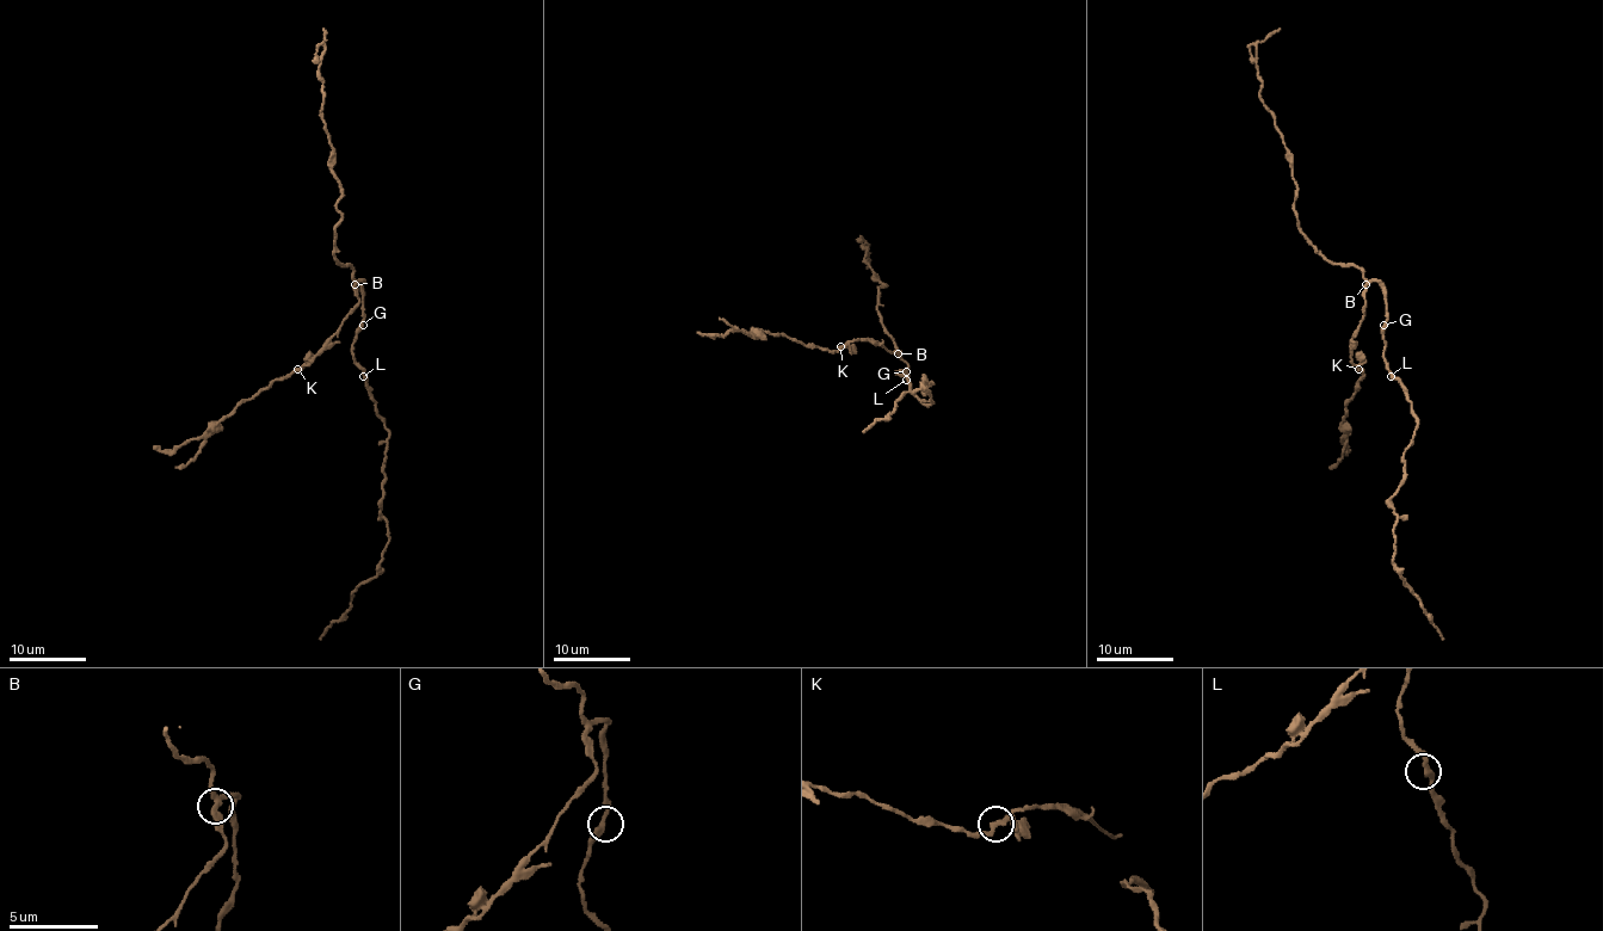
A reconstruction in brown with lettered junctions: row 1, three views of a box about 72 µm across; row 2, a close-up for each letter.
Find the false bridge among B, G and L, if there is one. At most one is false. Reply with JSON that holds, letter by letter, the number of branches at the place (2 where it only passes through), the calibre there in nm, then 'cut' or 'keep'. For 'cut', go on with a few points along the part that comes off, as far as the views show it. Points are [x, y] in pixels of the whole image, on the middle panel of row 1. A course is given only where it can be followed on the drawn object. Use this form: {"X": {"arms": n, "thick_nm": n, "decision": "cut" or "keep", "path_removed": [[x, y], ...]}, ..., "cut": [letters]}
{"B": {"arms": 3, "thick_nm": 240, "decision": "cut", "path_removed": [[899, 355], [902, 352], [889, 352], [875, 341], [850, 341], [830, 351], [785, 335], [696, 331]]}, "G": {"arms": 2, "thick_nm": 320, "decision": "keep"}, "L": {"arms": 2, "thick_nm": 280, "decision": "keep"}, "cut": ["B"]}

